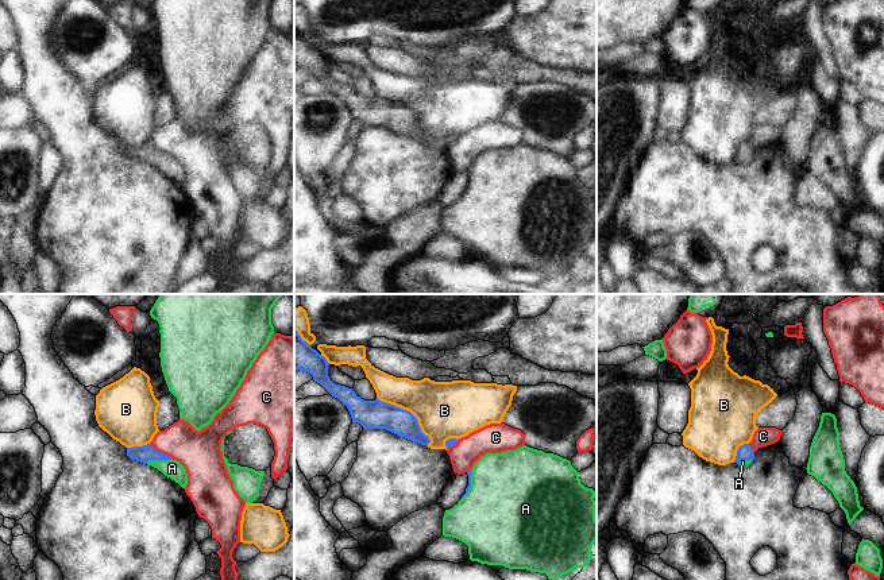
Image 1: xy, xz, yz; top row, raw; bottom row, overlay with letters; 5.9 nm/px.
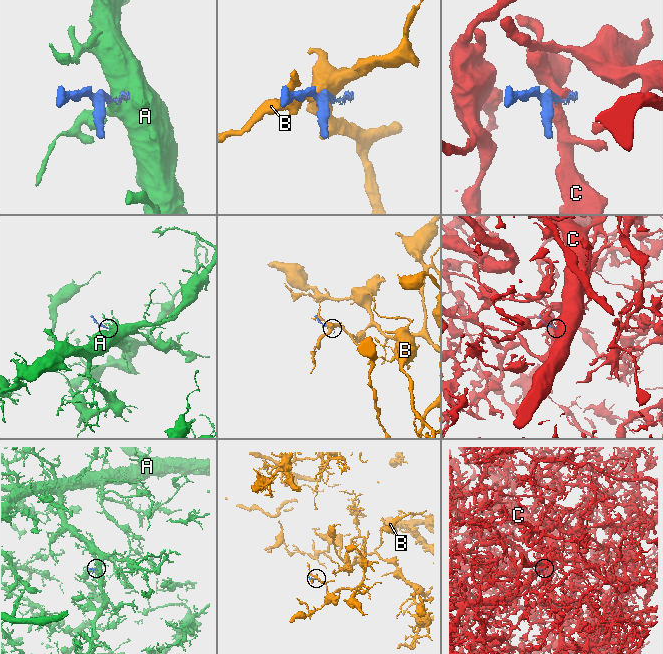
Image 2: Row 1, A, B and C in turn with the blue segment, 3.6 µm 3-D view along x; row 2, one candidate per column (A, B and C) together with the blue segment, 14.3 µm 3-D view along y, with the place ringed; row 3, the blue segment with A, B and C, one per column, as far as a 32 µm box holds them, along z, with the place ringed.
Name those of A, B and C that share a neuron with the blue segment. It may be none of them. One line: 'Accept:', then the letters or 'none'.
Accept: A

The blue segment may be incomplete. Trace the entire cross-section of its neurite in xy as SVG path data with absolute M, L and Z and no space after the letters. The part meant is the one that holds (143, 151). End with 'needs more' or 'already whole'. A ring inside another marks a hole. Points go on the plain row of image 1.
M148 142L143 144L127 146L127 154L131 158L157 166L165 174L178 181L182 186L188 182L188 171L185 165L179 159L173 158L170 154L155 148Z; needs more

